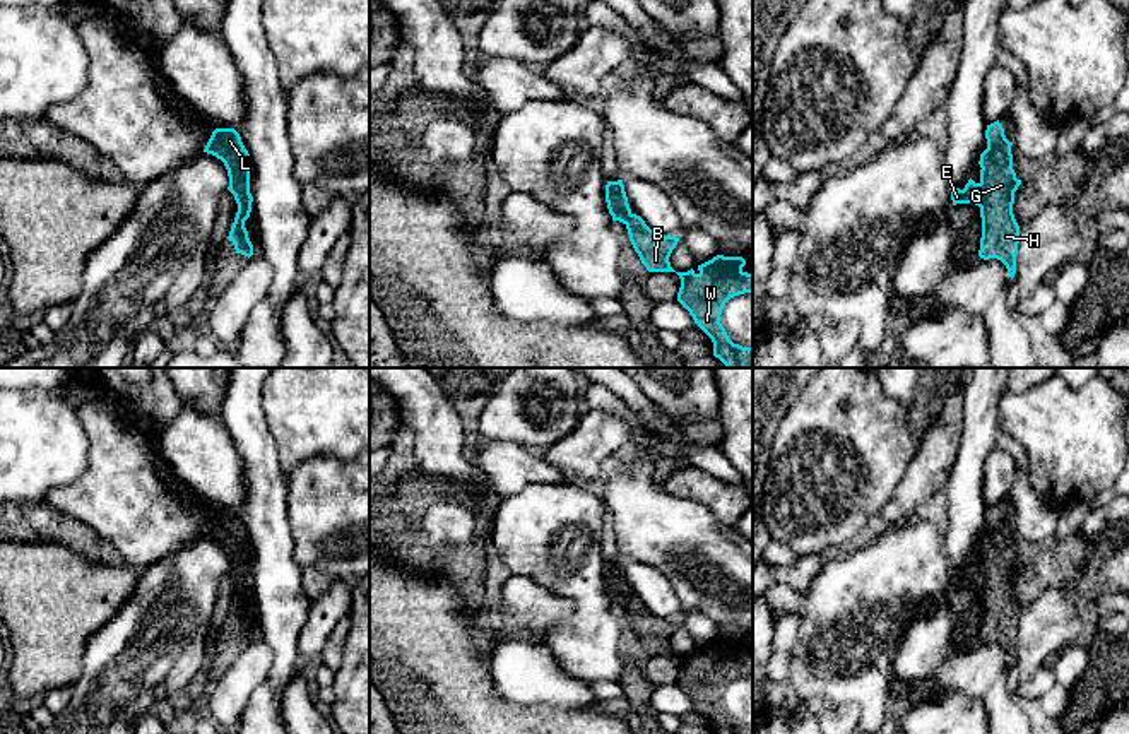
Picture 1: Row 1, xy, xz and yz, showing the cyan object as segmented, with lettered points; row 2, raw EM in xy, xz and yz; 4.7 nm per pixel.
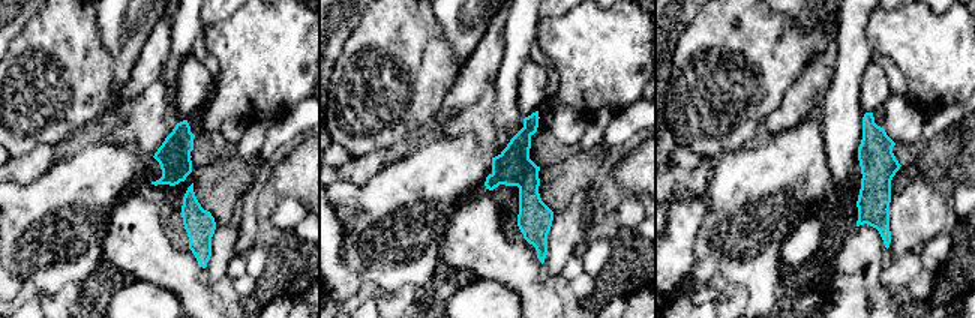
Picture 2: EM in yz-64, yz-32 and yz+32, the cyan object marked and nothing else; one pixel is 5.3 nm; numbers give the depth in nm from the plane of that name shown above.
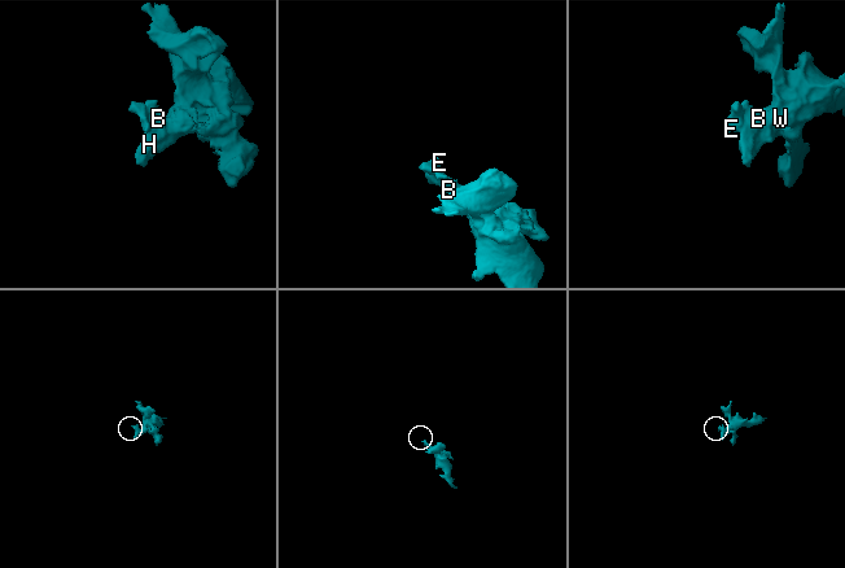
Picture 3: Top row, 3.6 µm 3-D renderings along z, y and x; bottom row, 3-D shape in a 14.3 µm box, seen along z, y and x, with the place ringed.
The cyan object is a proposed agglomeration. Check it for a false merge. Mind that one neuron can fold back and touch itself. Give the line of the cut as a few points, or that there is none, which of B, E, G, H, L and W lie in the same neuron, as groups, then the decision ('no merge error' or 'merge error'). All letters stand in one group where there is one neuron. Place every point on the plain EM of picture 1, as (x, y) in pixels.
cut yz (979, 567), (984, 580), (981, 591); groups B G H W / E L; merge error

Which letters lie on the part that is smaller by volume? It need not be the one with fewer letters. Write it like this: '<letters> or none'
E, L

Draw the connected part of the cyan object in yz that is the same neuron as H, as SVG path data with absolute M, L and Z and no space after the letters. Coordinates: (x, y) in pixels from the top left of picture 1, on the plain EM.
M997 505L985 513L989 539L982 546L980 568L985 587L980 590L982 621L978 640L1001 643L1009 660L1016 657L1020 609L1013 597L1014 575L1021 568L1013 553L1011 529Z

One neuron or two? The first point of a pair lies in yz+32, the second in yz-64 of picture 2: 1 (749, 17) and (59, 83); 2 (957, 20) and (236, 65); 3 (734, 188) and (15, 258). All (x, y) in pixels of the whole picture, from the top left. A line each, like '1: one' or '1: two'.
1: one
2: one
3: one

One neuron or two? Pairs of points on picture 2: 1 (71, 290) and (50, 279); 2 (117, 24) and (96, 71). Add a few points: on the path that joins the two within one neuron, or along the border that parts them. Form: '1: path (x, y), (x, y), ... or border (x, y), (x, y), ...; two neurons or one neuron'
1: border (80, 287), (66, 282), (57, 290), (42, 293); two neurons
2: border (95, 15), (99, 41), (111, 62), (113, 83); two neurons

